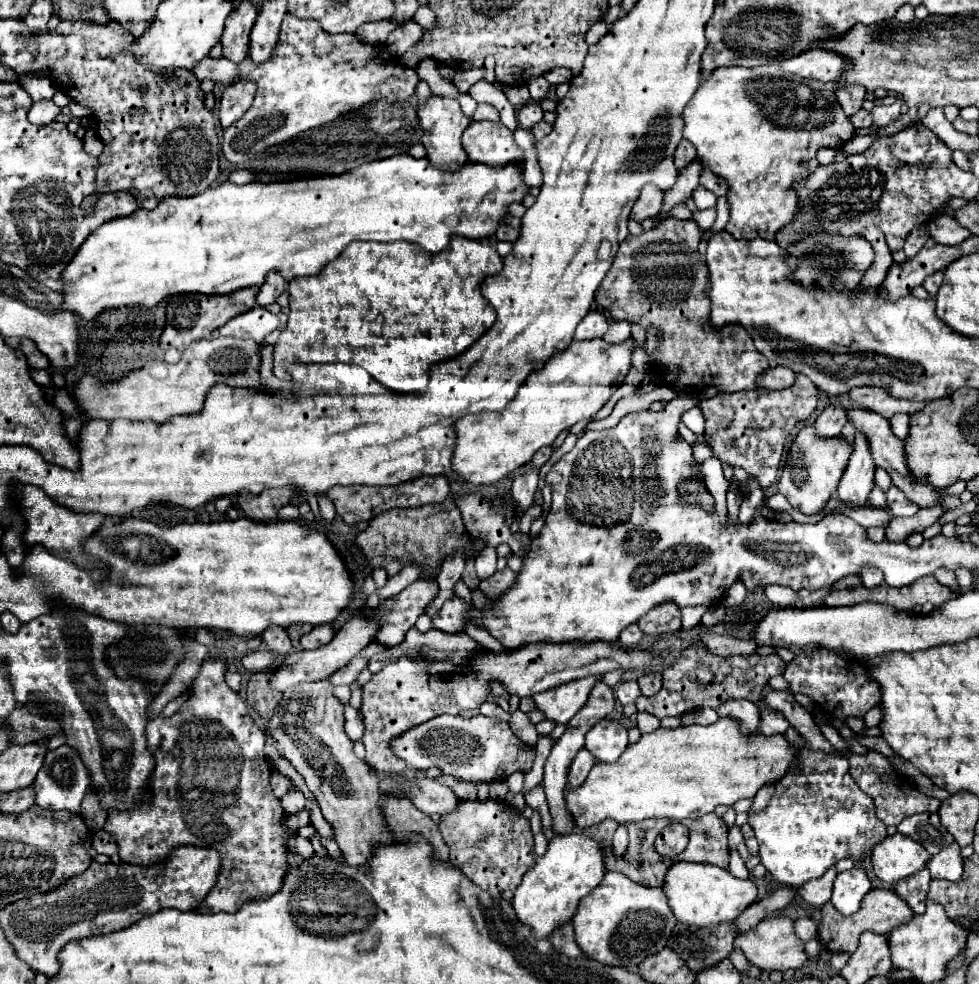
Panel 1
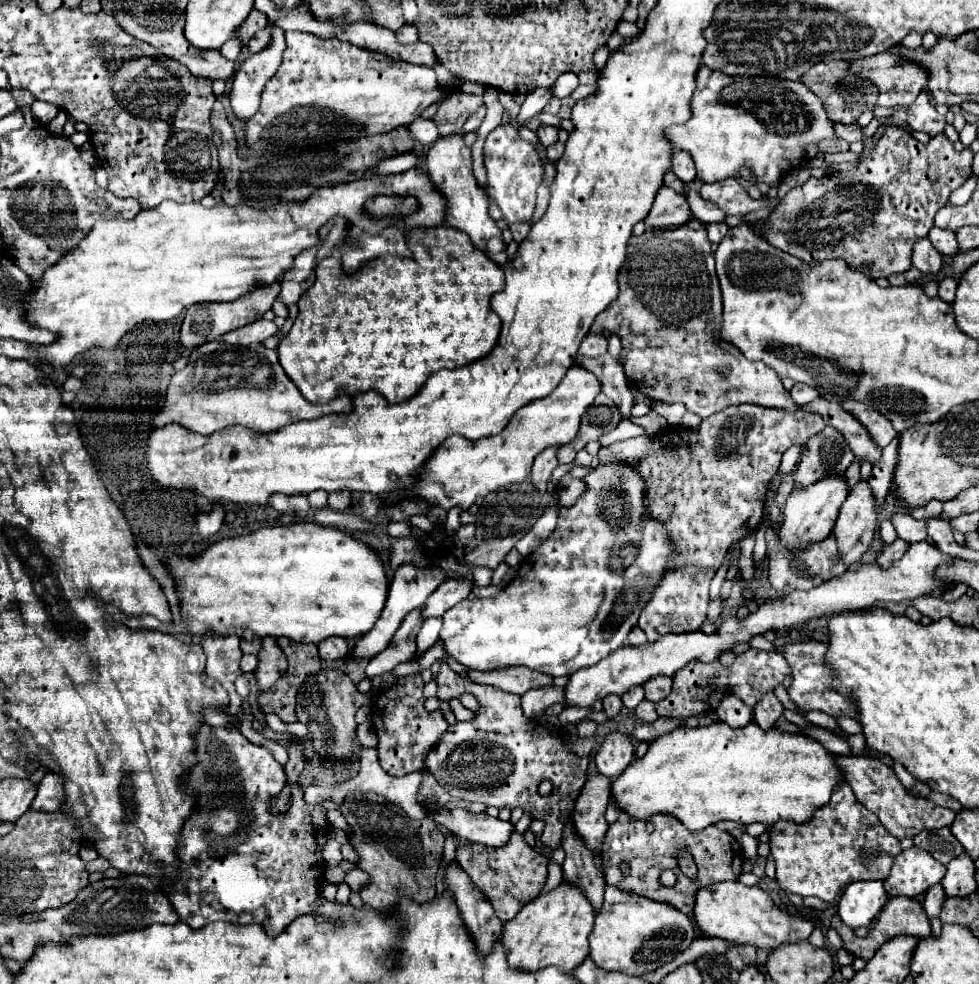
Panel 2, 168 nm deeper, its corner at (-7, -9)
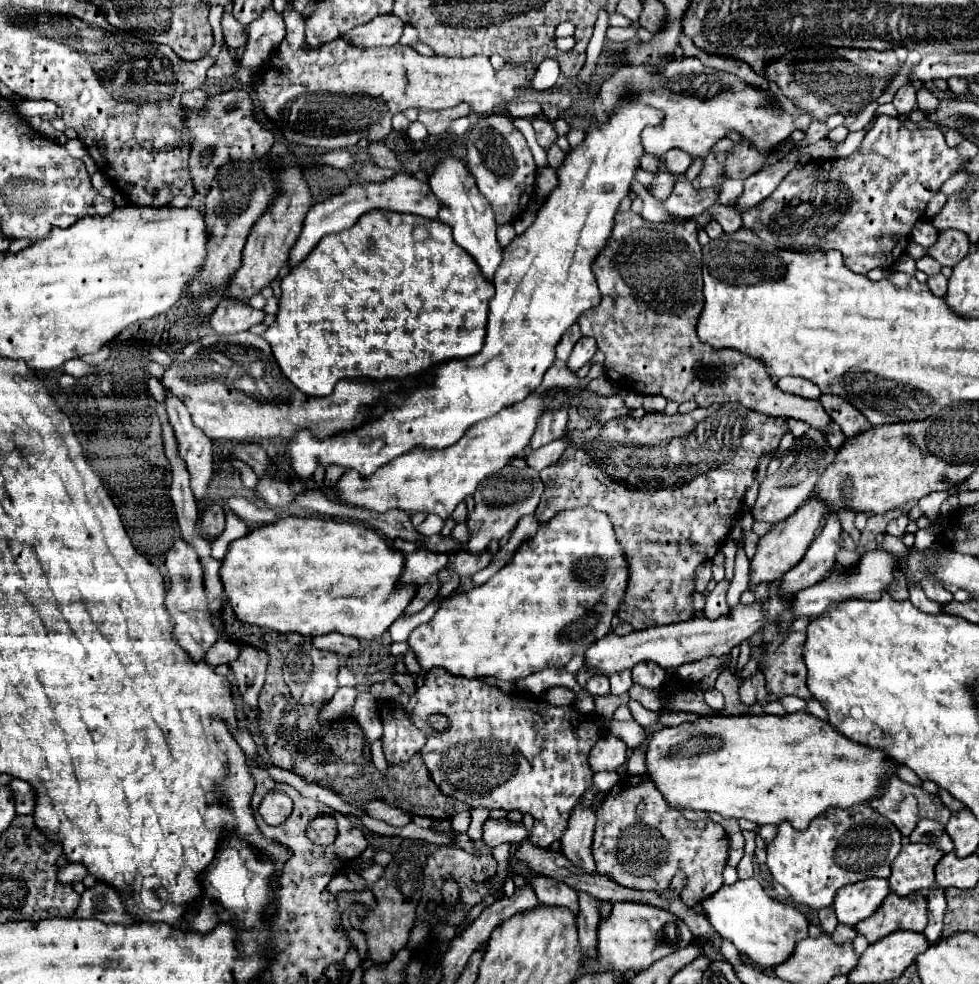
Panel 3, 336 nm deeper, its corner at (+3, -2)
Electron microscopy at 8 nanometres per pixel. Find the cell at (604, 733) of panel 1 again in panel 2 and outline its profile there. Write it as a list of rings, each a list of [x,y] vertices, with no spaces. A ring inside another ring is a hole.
[[[621,733],[607,735],[595,755],[597,769],[605,777],[619,777],[631,761],[633,761],[633,743],[627,735]]]

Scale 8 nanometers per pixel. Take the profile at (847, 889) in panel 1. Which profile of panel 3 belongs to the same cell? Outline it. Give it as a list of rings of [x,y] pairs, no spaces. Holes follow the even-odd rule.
[[[865,878],[865,882],[843,886],[841,890],[837,890],[837,898],[833,900],[835,916],[841,924],[853,928],[859,920],[869,918],[881,906],[887,894],[887,880],[881,878]]]

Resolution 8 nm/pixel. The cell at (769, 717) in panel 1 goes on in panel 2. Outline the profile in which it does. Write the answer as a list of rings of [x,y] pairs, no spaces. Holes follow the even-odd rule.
[[[773,691],[765,693],[757,705],[753,707],[753,715],[755,715],[755,723],[761,727],[761,729],[769,729],[773,727],[773,723],[783,715],[783,705],[779,703],[779,699],[775,697]]]

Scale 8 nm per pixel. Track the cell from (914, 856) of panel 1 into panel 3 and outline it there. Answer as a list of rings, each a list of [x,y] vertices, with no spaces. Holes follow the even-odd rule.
[[[905,844],[901,848],[901,854],[897,854],[897,858],[893,860],[893,870],[887,880],[889,888],[901,896],[923,888],[933,888],[933,868],[941,856],[943,854],[933,846]]]

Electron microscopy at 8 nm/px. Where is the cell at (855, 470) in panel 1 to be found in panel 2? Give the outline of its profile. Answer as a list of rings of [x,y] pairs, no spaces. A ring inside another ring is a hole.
[[[857,483],[847,501],[839,511],[839,519],[835,523],[835,541],[837,541],[837,557],[845,567],[855,565],[861,555],[871,547],[873,535],[877,529],[877,513],[875,499],[871,495],[869,483]]]

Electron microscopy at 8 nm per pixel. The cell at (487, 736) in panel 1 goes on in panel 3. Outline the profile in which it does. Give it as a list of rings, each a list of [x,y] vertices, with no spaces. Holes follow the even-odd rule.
[[[439,666],[427,672],[425,684],[417,690],[417,706],[413,708],[411,722],[427,734],[427,744],[421,750],[421,758],[445,796],[467,802],[471,808],[503,808],[505,812],[517,810],[521,814],[531,814],[535,828],[531,842],[539,848],[549,848],[551,842],[559,840],[567,828],[571,810],[579,804],[585,788],[591,786],[593,772],[589,770],[589,750],[599,738],[597,722],[593,718],[581,718],[585,714],[577,712],[573,706],[549,706],[543,700],[529,700],[521,694],[503,694],[499,688],[477,680],[453,676]],[[443,714],[449,720],[445,732],[437,734],[429,726],[429,716]]]

